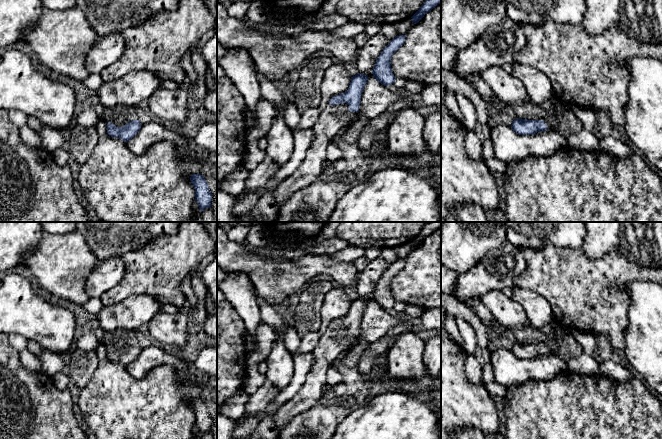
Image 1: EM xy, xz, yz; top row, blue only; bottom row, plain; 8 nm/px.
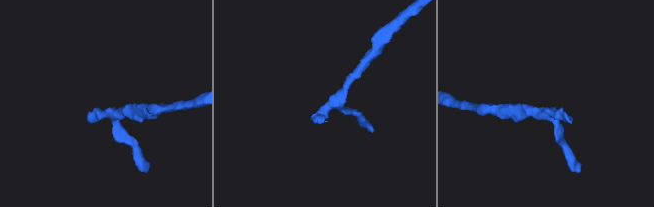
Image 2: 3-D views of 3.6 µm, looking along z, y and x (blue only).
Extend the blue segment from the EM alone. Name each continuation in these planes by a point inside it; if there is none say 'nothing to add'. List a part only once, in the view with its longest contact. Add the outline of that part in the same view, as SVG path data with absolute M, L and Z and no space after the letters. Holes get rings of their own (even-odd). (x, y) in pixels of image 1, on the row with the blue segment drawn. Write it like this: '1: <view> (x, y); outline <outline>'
1: xz (333, 118); outline M347 103L325 106L313 126L314 140L307 147L307 153L297 170L282 180L275 188L274 198L280 208L296 191L323 178L327 160L326 149L333 137L343 128L350 126L357 112L350 112Z

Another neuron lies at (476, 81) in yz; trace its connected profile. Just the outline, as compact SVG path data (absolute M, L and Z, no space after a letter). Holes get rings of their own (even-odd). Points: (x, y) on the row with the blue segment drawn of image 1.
M472 74L463 79L472 86L483 98L496 98L490 87L482 79L482 75Z

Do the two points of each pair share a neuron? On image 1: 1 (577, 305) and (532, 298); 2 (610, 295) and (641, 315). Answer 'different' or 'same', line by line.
1: different
2: different

